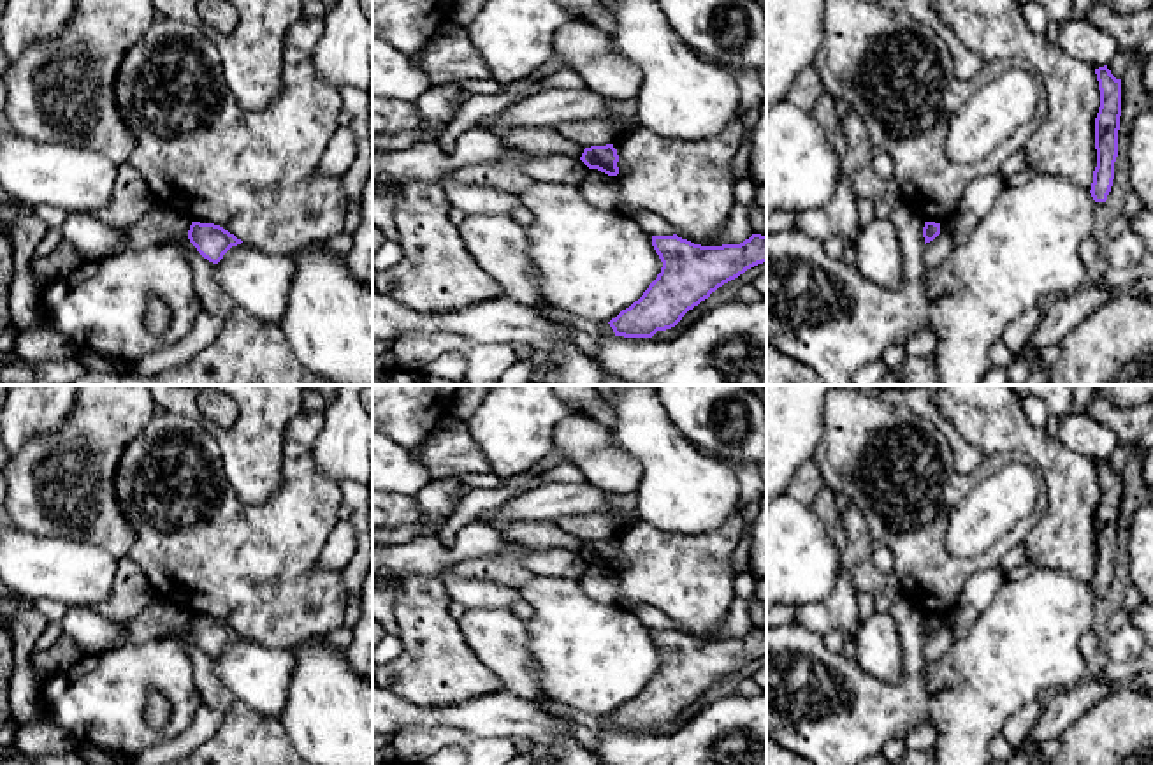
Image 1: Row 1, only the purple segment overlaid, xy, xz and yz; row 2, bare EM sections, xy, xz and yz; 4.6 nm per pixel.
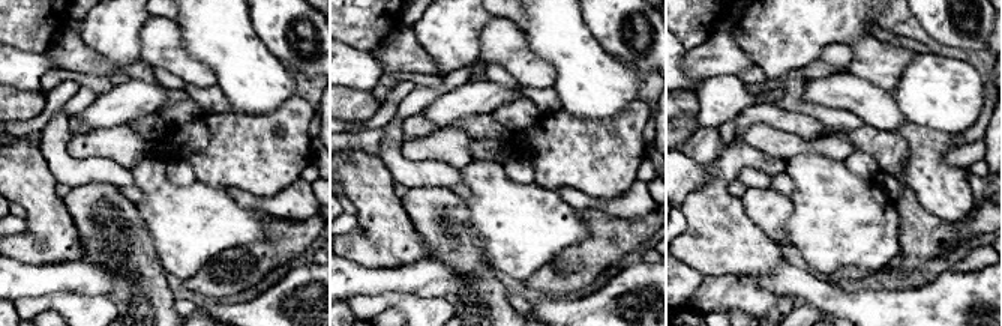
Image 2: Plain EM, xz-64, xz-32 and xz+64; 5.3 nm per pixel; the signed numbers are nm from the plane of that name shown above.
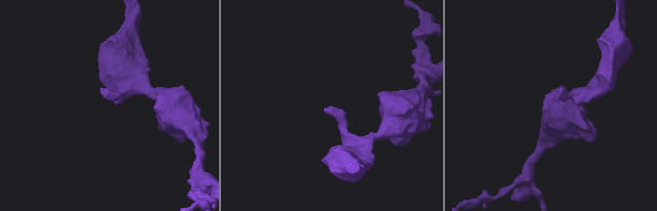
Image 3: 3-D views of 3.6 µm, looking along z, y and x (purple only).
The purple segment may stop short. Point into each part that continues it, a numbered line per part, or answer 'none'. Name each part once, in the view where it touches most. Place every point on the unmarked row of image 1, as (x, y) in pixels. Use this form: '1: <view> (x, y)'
none

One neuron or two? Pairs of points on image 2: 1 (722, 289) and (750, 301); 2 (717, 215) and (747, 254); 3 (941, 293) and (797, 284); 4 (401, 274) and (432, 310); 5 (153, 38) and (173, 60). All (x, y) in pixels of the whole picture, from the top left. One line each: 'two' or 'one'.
1: one
2: one
3: one
4: two
5: one

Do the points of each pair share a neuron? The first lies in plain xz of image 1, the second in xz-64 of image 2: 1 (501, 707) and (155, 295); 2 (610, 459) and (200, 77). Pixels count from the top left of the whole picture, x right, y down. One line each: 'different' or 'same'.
1: different
2: same

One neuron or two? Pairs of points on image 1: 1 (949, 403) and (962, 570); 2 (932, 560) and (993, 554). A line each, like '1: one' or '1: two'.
1: two
2: one

